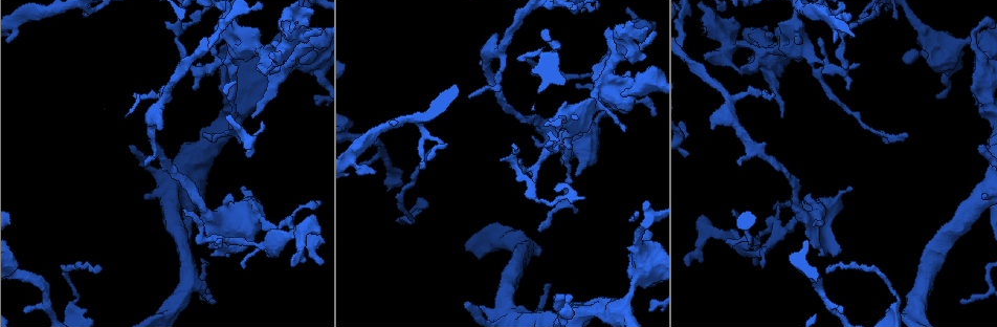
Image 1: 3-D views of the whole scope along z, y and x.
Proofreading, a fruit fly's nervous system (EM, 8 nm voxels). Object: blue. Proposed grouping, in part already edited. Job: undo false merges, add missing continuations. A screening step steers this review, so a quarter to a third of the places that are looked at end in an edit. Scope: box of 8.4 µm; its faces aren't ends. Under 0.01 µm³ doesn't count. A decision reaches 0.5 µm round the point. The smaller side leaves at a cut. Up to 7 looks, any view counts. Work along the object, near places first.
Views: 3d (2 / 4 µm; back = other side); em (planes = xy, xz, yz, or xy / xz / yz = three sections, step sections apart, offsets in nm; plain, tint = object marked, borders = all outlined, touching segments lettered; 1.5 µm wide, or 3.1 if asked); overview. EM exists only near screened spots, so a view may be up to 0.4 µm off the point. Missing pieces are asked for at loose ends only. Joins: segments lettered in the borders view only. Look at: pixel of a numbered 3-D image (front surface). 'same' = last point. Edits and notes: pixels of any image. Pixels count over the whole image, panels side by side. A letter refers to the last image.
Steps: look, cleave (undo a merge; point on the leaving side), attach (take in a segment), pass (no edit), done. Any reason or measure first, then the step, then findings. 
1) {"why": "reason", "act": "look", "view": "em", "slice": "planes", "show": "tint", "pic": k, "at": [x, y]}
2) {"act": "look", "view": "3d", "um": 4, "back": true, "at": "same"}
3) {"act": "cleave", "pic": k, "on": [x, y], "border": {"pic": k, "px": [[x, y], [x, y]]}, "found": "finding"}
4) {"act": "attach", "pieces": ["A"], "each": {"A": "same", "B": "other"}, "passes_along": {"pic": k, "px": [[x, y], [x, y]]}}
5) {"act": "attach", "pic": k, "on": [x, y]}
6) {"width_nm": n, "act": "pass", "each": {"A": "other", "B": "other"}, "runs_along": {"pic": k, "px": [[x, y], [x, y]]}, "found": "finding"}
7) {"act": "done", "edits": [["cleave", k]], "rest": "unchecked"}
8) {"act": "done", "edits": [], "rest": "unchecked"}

{"why": "calibre changes", "act": "look", "view": "em", "slice": "planes", "show": "borders", "pic": 1, "at": [605, 113]}

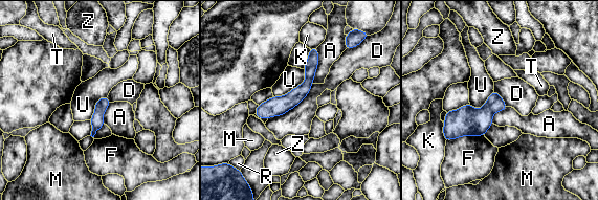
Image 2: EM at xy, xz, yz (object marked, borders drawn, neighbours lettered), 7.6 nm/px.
{"width_nm": 130, "act": "pass", "each": {"A": "other", "D": "other", "F": "other", "K": "other", "M": "other", "R": "other", "T": "other", "U": "other", "Z": "other"}, "border": {"pic": 2, "px": [[312, 83], [294, 107], [268, 119]]}, "found": "all the same cell"}

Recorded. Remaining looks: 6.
{"why": "three-way junction", "act": "look", "view": "3d", "um": 4, "pic": 1, "at": [822, 60]}

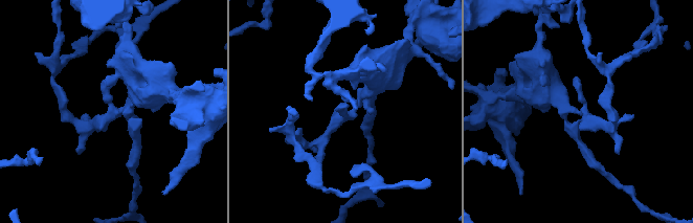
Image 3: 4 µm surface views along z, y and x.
{"act": "look", "view": "em", "slice": "planes", "show": "borders", "pic": 3, "at": [580, 111]}

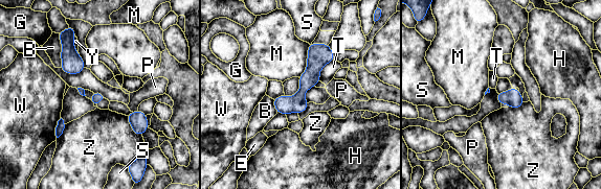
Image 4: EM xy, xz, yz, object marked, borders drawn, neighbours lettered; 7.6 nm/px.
{"width_nm": 80, "act": "pass", "each": {"B": "other", "E": "other", "G": "other", "H": "other", "M": "other", "P": "other", "S": "other", "T": "other", "W": "other", "Y": "other", "Z": "other"}, "border": {"pic": 4, "px": [[333, 60], [319, 71]]}, "found": "one cell here"}

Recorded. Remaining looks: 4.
{"why": "branch stops here", "act": "look", "view": "em", "slice": "xy", "step": 8, "show": "tint", "pic": 1, "at": [465, 306]}

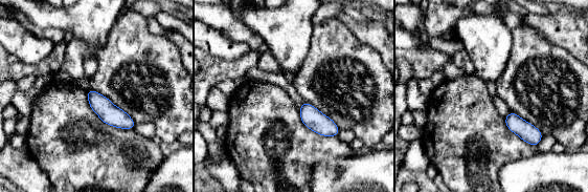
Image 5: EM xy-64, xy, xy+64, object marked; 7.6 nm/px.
{"why": "cut it another way", "act": "look", "view": "em", "slice": "yz", "step": 4, "show": "borders", "at": "same"}

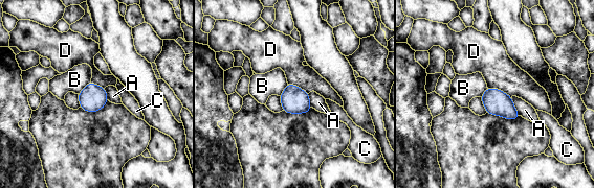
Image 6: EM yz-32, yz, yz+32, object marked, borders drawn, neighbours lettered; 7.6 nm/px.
{"act": "pass", "each": {"A": "other", "B": "other", "C": "other", "D": "other"}, "found": "none of them fits"}

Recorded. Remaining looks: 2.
{"act": "done", "edits": [], "rest": "unchecked"}

